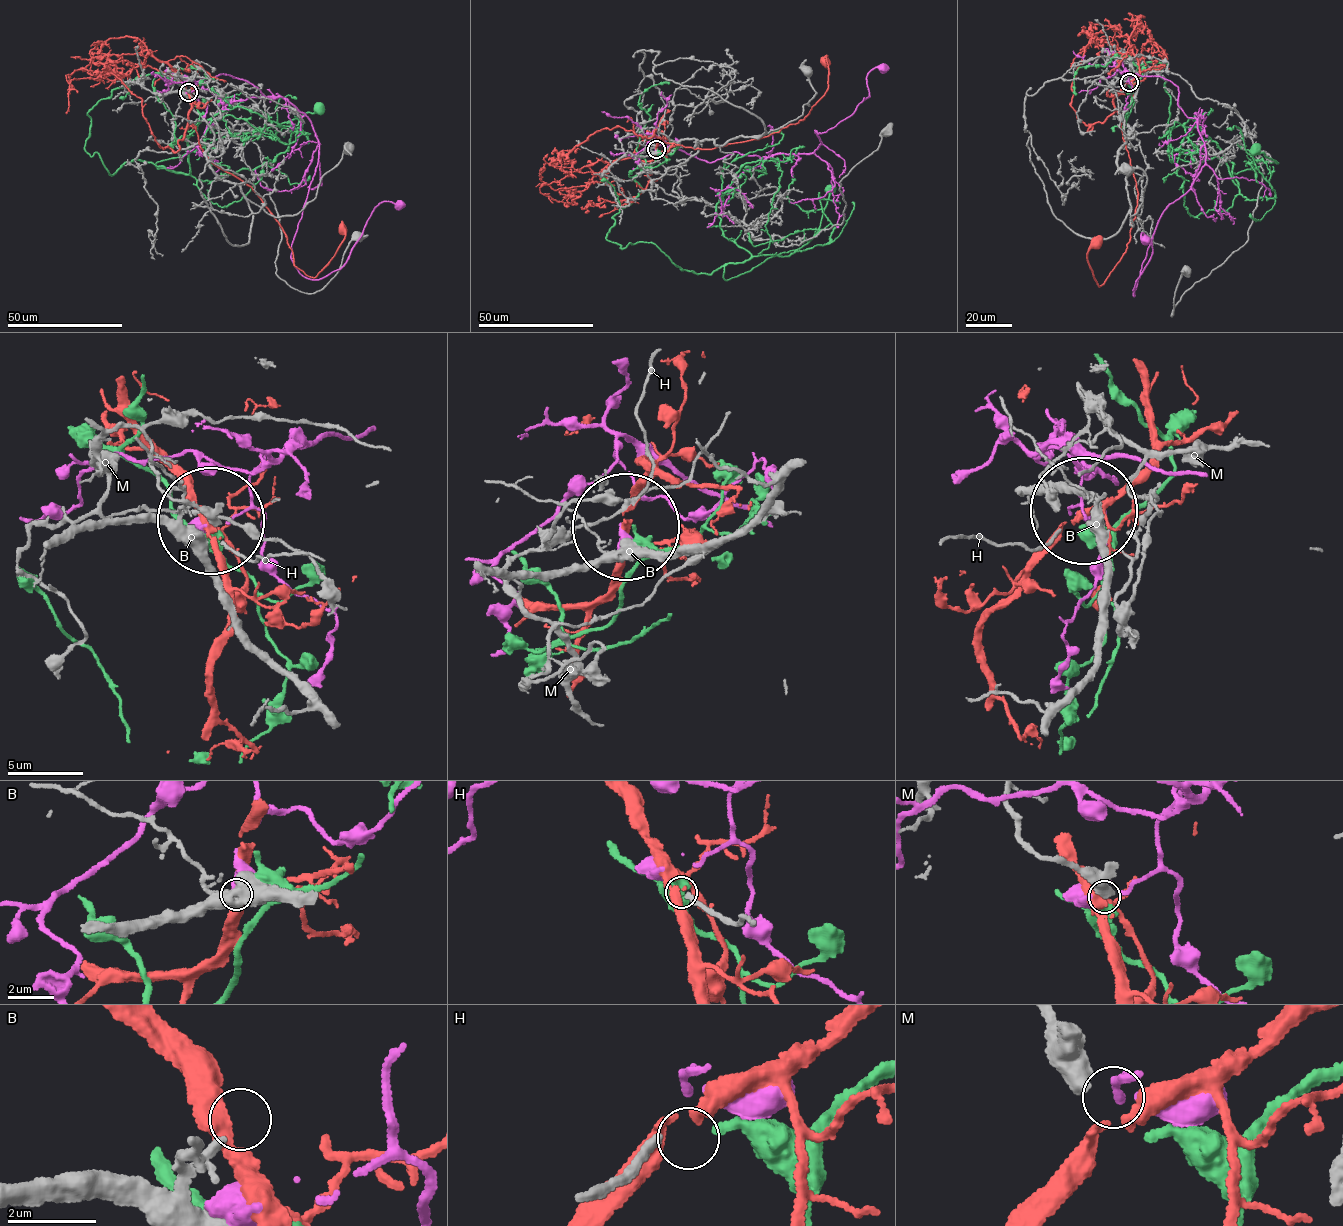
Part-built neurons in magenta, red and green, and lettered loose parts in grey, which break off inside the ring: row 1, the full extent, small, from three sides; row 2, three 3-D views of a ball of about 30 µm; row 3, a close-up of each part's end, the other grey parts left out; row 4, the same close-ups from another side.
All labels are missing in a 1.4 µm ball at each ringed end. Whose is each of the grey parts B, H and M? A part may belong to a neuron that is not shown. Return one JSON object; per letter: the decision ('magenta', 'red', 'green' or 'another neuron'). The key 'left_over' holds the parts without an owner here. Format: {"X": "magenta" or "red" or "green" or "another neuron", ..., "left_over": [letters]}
{"B": "another neuron", "H": "green", "M": "another neuron", "left_over": ["B", "M"]}

